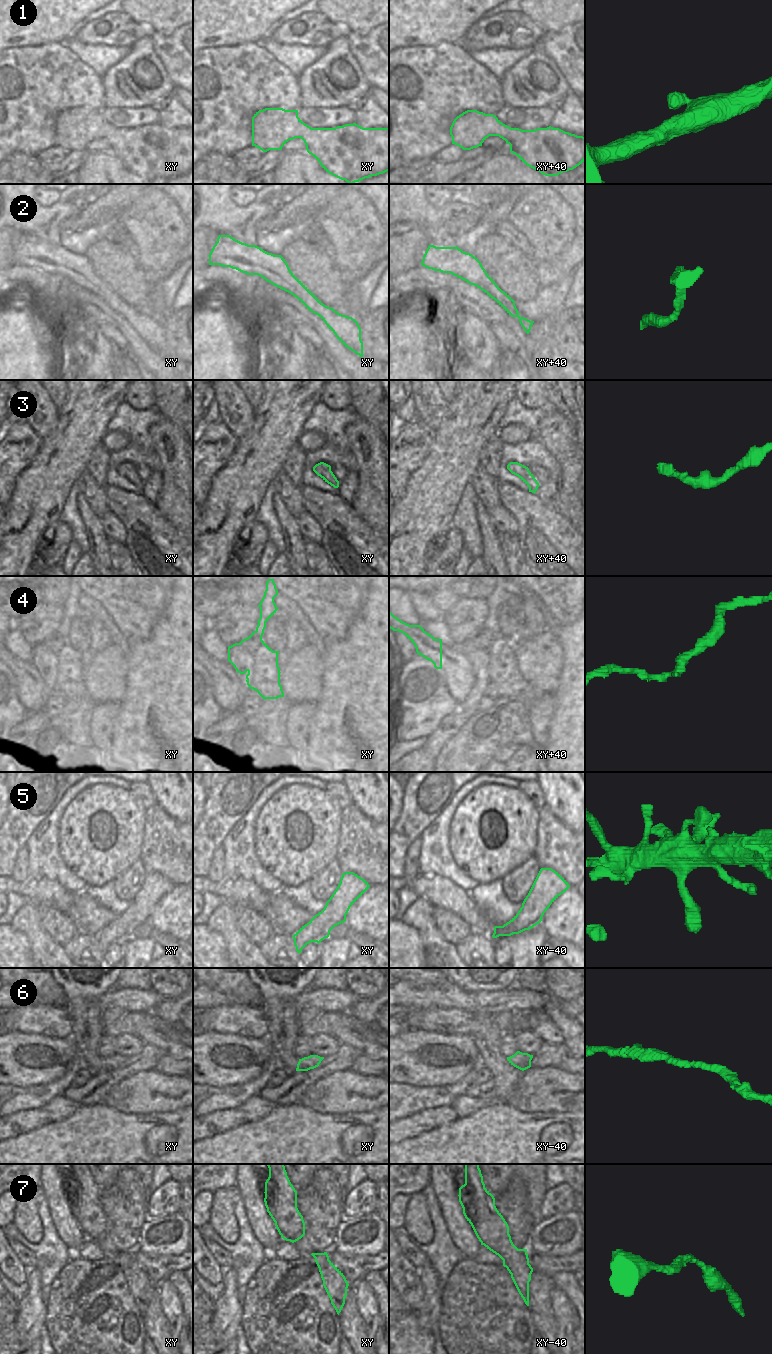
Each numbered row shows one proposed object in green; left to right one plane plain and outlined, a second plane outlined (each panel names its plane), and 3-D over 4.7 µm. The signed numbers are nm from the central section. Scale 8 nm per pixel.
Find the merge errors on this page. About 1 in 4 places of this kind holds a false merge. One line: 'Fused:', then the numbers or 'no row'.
Fused: no row

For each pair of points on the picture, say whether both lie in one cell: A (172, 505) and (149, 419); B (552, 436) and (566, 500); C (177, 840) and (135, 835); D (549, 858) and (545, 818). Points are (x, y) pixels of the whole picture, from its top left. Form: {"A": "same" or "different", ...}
{"A": "different", "B": "same", "C": "different", "D": "same"}

